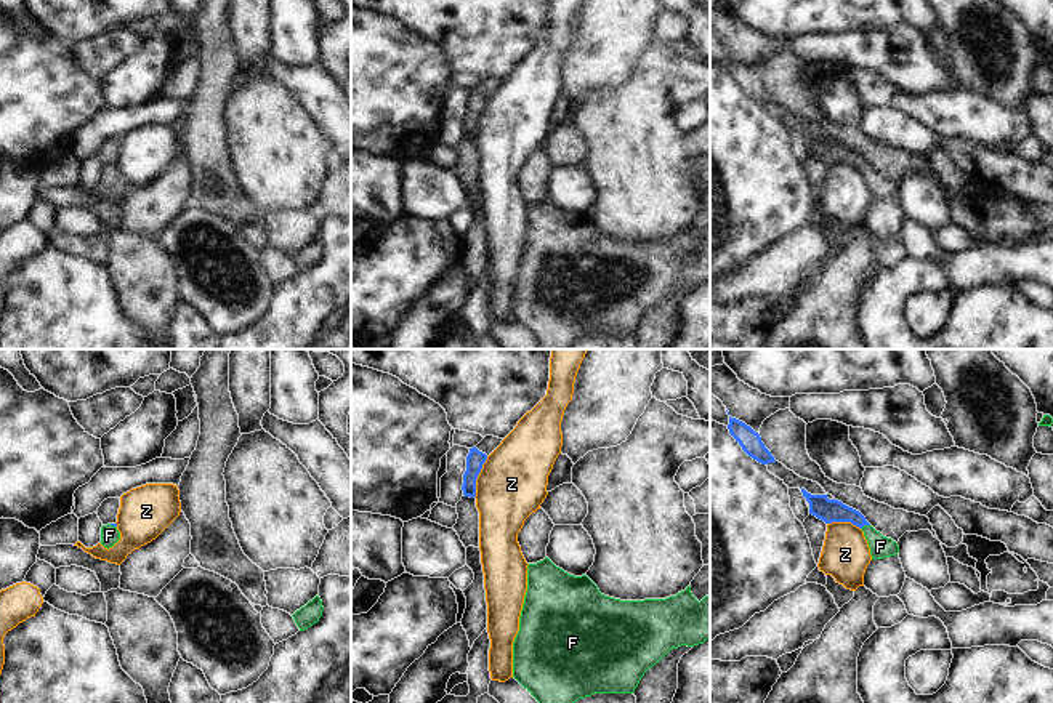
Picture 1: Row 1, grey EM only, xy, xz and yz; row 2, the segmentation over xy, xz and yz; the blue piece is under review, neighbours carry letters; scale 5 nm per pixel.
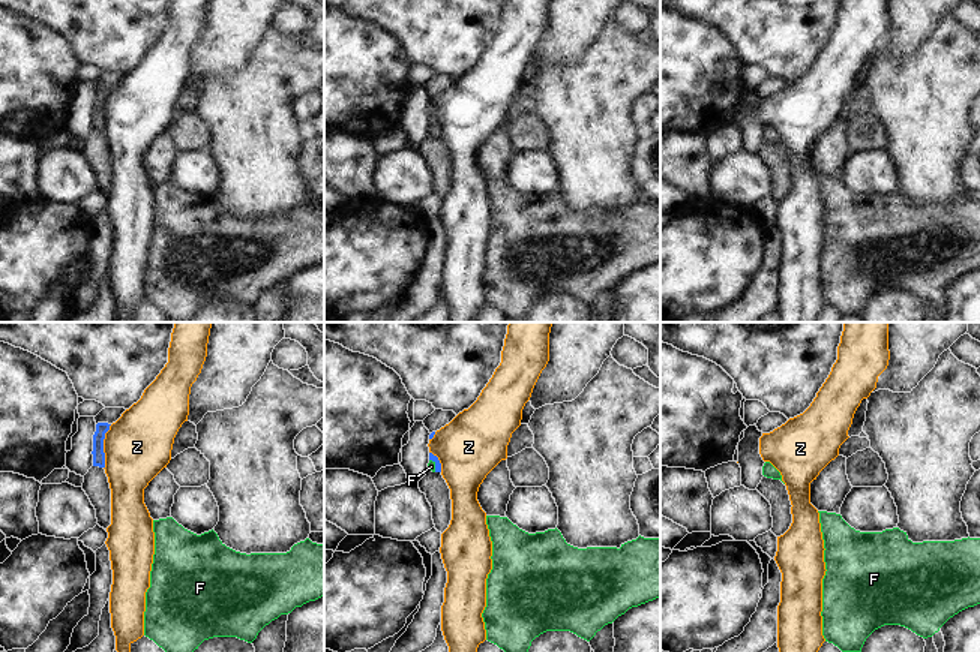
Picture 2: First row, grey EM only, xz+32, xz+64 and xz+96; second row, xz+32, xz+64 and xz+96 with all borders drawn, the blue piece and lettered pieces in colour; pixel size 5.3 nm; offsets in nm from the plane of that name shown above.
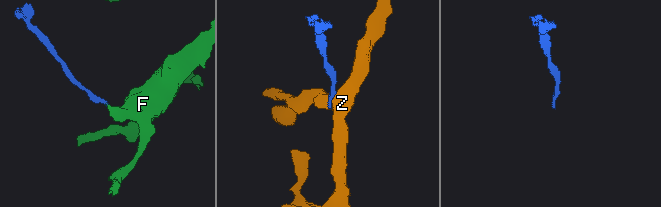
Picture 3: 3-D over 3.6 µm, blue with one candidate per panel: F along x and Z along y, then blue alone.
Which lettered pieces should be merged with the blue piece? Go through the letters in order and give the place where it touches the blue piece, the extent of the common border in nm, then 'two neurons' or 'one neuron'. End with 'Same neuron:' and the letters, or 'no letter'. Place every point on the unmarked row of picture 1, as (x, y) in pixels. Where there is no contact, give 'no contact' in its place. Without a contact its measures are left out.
F: contact yz (864, 165); length 50 nm; one neuron
Z: contact xz (476, 119); length 220 nm; two neurons
Same neuron: F

